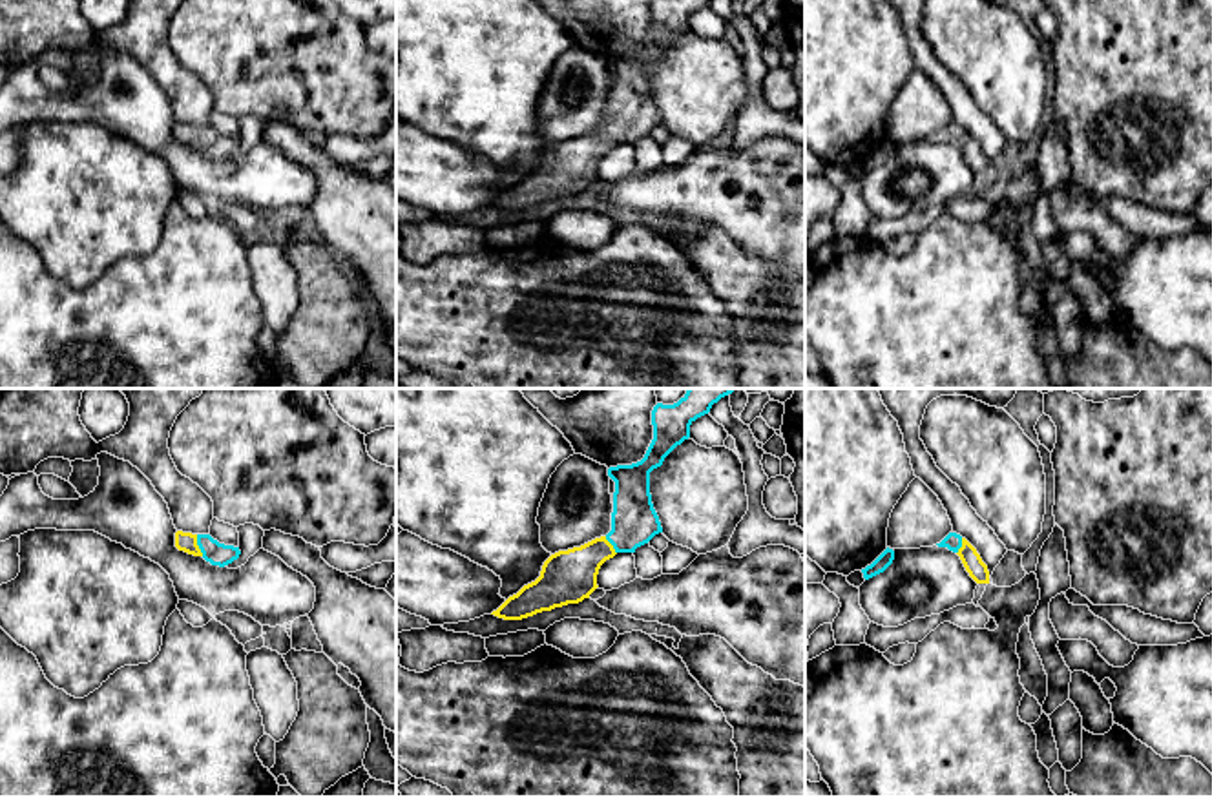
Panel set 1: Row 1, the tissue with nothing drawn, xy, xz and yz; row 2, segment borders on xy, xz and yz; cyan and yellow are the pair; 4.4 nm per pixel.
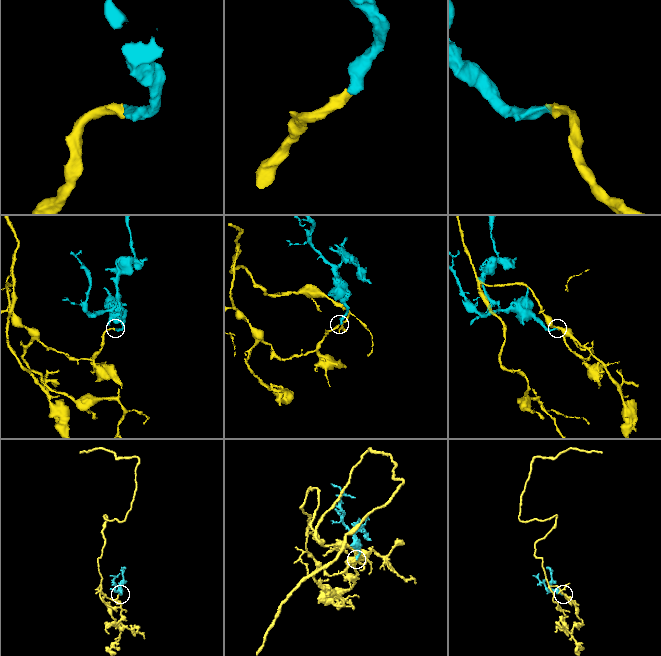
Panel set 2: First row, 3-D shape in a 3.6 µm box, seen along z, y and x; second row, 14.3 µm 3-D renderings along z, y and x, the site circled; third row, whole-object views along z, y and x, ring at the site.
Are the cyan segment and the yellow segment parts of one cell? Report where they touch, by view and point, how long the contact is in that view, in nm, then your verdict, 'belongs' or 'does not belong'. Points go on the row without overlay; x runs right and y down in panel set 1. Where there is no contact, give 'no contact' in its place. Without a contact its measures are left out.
contact xy (198, 135); length 100 nm; belongs

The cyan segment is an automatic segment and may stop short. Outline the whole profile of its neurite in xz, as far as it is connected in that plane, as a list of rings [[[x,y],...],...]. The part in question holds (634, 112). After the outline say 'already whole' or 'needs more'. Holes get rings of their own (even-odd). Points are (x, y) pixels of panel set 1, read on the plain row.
[[[653,0],[653,31],[644,49],[632,57],[608,60],[615,73],[611,122],[580,139],[551,146],[540,168],[509,188],[491,206],[504,212],[522,212],[542,202],[579,195],[599,179],[601,157],[617,144],[635,144],[655,126],[663,124],[652,95],[650,64],[690,29],[690,16],[710,0]]]; needs more

